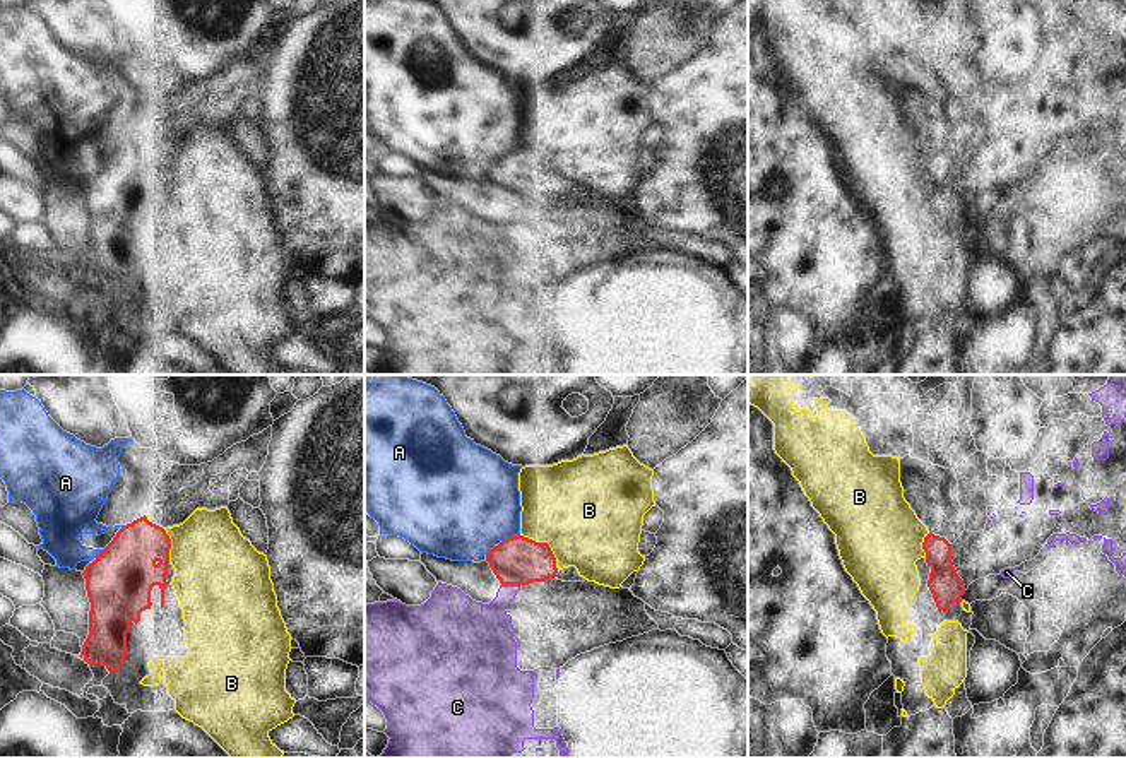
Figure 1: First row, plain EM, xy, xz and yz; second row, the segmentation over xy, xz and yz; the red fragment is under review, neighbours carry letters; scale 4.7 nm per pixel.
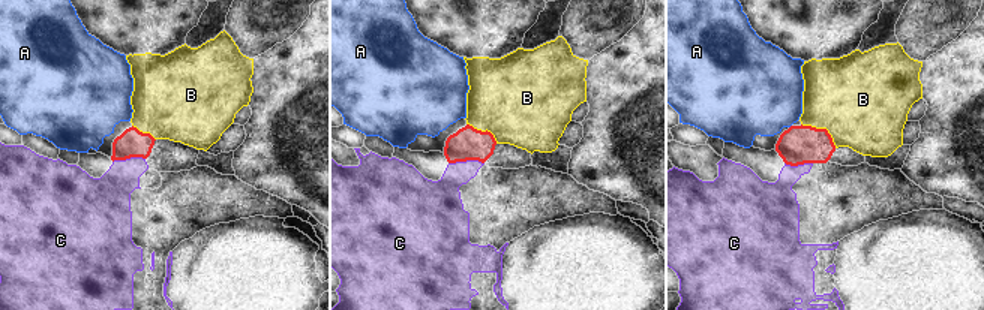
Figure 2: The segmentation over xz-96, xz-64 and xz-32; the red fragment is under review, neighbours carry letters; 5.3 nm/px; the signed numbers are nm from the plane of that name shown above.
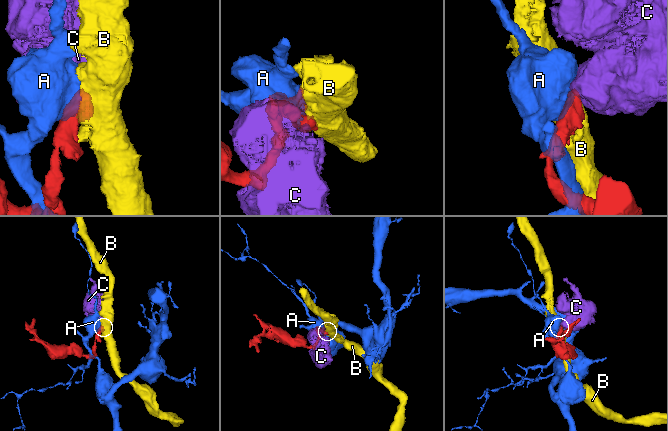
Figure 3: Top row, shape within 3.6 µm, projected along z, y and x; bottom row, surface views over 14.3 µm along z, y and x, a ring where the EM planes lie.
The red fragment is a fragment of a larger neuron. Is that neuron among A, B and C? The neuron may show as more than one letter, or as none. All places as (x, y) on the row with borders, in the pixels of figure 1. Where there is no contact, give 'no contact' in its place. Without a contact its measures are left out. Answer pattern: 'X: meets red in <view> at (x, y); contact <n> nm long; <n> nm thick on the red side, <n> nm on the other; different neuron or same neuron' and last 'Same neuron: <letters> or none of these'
A: meets red in xz at (512, 536); contact 90 nm long; 240 nm thick on the red side, 440 nm on the other; different neuron
B: meets red in xz at (548, 544); contact 260 nm long; 240 nm thick on the red side, 500 nm on the other; different neuron
C: meets red in xz at (510, 584); contact 90 nm long; 240 nm thick on the red side, 260 nm on the other; different neuron
Same neuron: none of these

